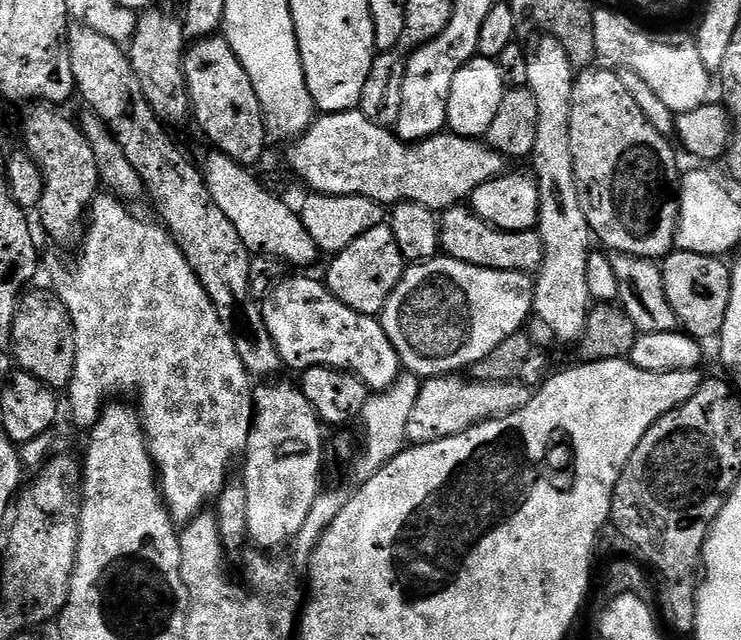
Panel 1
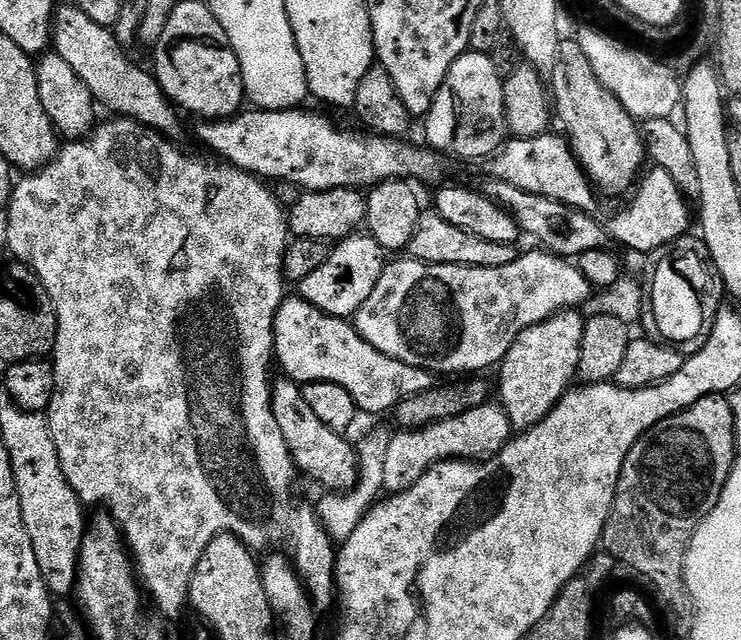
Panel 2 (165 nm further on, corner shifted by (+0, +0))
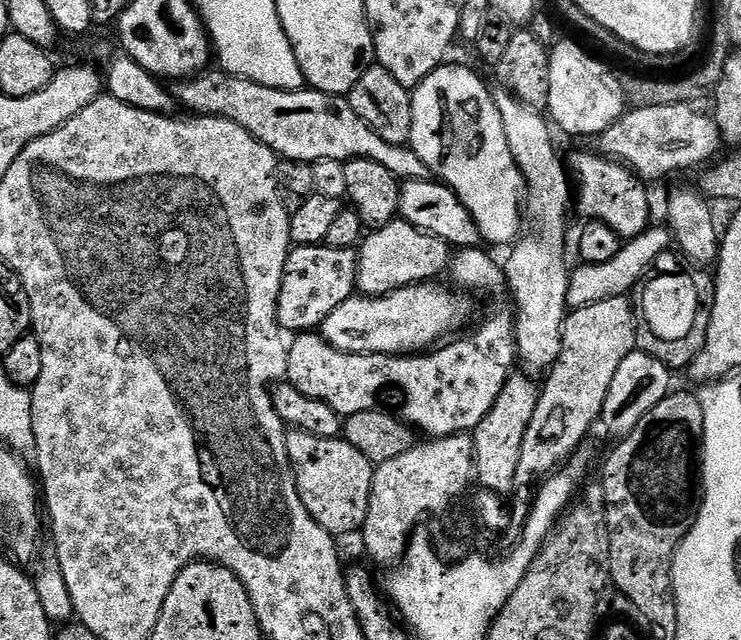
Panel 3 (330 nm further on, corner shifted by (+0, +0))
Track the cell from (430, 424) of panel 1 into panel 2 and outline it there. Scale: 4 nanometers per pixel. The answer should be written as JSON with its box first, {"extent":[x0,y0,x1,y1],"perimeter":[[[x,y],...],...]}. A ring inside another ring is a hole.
{"extent":[384,402,514,492],"perimeter":[[[489,402],[474,410],[458,414],[458,418],[446,418],[446,422],[431,424],[425,428],[400,430],[391,437],[386,453],[384,492],[405,492],[426,470],[443,460],[487,460],[507,446],[514,435],[510,418],[499,403]]]}

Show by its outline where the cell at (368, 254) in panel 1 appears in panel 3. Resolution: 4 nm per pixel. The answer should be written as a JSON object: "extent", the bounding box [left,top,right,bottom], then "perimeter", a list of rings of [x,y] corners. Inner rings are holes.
{"extent":[278,244,357,334],"perimeter":[[[318,244],[293,247],[286,258],[282,290],[278,294],[278,322],[288,334],[308,334],[319,329],[331,312],[338,310],[357,291],[356,248],[330,248]]]}

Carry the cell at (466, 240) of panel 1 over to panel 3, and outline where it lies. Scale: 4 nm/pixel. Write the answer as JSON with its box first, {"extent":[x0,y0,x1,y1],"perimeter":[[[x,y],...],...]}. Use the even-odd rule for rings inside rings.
{"extent":[356,218,454,296],"perimeter":[[[395,218],[388,224],[371,229],[359,245],[356,286],[366,296],[389,296],[394,290],[402,290],[411,284],[427,284],[435,281],[443,272],[445,275],[449,271],[453,259],[454,249],[451,244],[447,244],[434,234],[418,230],[402,218]]]}

